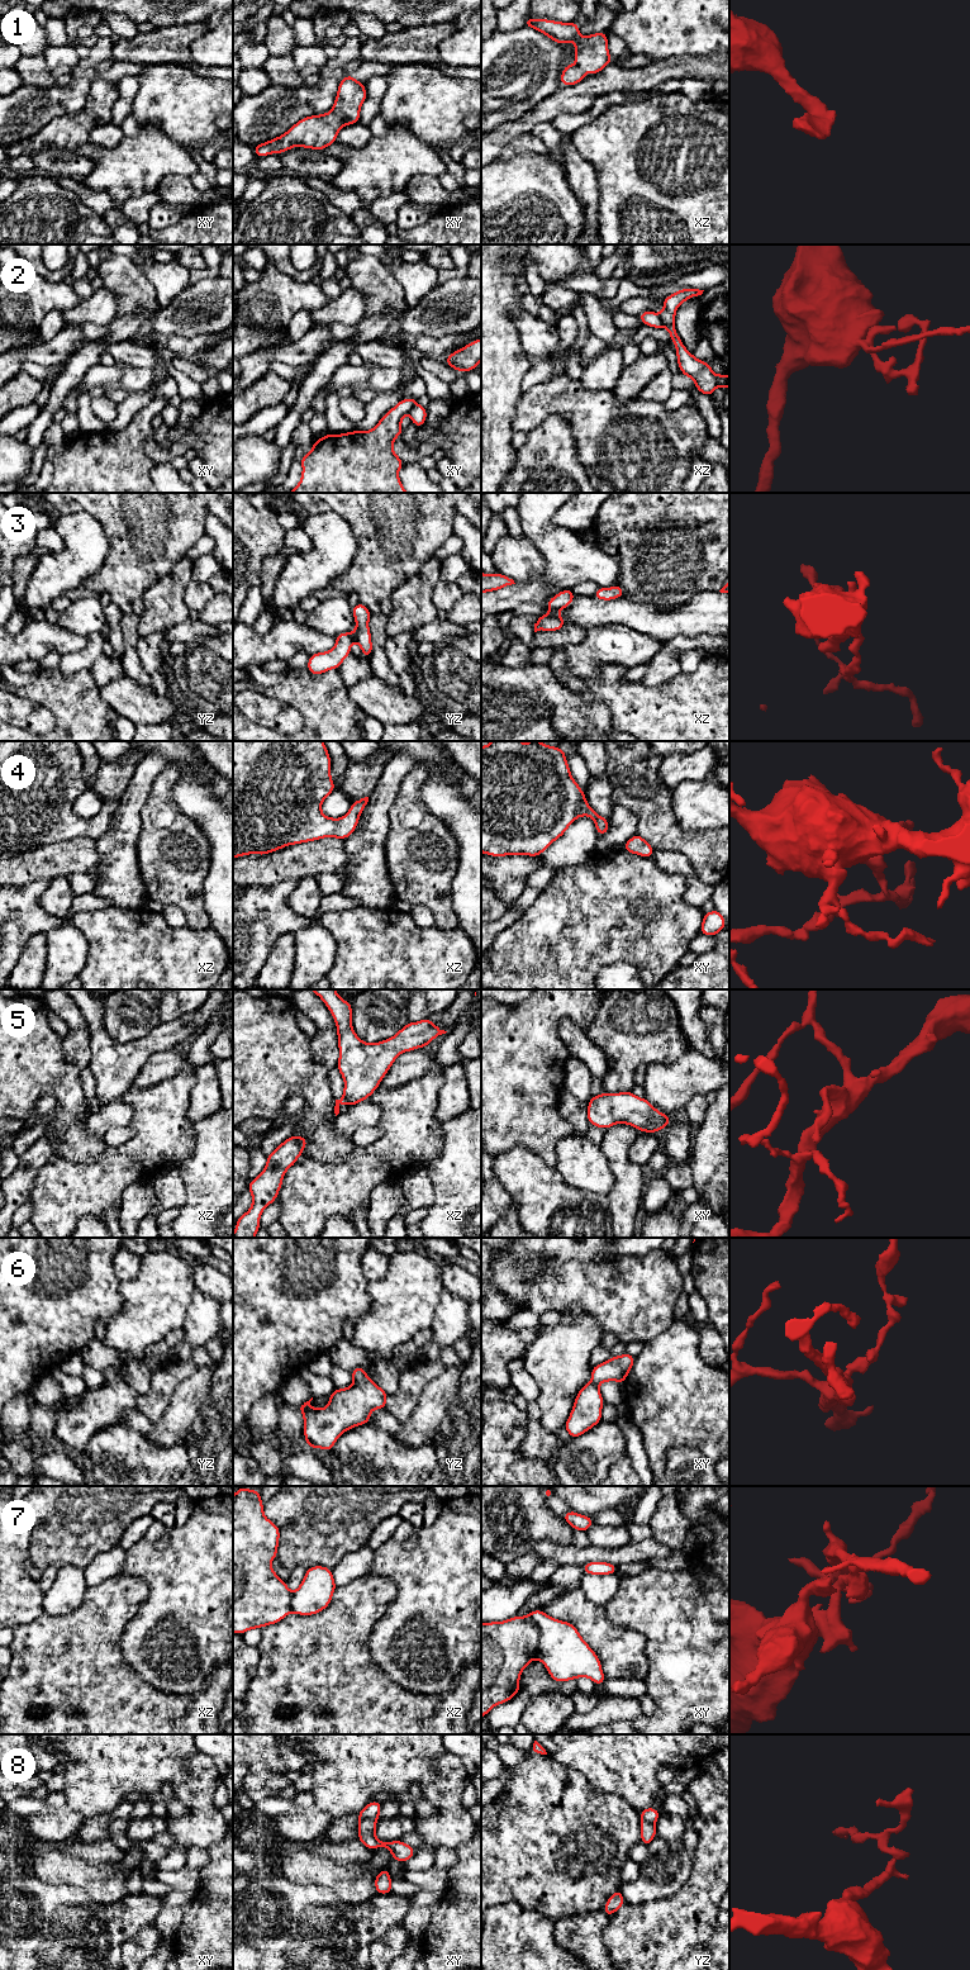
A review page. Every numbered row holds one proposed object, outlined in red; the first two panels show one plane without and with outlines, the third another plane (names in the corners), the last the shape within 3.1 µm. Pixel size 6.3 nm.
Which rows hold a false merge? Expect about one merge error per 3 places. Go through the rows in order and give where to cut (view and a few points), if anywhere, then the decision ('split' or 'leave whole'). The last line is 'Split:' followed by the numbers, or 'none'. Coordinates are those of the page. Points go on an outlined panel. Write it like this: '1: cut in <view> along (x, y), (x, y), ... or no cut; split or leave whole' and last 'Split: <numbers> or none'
1: no cut; leave whole
2: cut in xz along (657, 314), (662, 326); split
3: cut in xz along (551, 612), (556, 613); split
4: no cut; leave whole
5: no cut; leave whole
6: no cut; leave whole
7: cut in xy along (531, 1613), (531, 1619), (538, 1632), (537, 1657); split
8: cut in xy along (360, 1818), (372, 1818), (375, 1821); split
Split: 2, 3, 7, 8

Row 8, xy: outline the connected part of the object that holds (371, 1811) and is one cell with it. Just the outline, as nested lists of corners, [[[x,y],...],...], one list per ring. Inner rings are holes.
[[[371,1800],[362,1810],[357,1813],[360,1819],[374,1819],[377,1821],[380,1818],[382,1803]]]

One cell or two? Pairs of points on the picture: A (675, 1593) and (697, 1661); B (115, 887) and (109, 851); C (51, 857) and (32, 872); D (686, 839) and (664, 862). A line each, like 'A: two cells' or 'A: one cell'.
A: one cell
B: one cell
C: one cell
D: two cells

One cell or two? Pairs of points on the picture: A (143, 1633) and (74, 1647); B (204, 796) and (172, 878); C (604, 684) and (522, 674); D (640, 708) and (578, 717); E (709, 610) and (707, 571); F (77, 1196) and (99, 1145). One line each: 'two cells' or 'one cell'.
A: two cells
B: two cells
C: two cells
D: two cells
E: two cells
F: two cells

